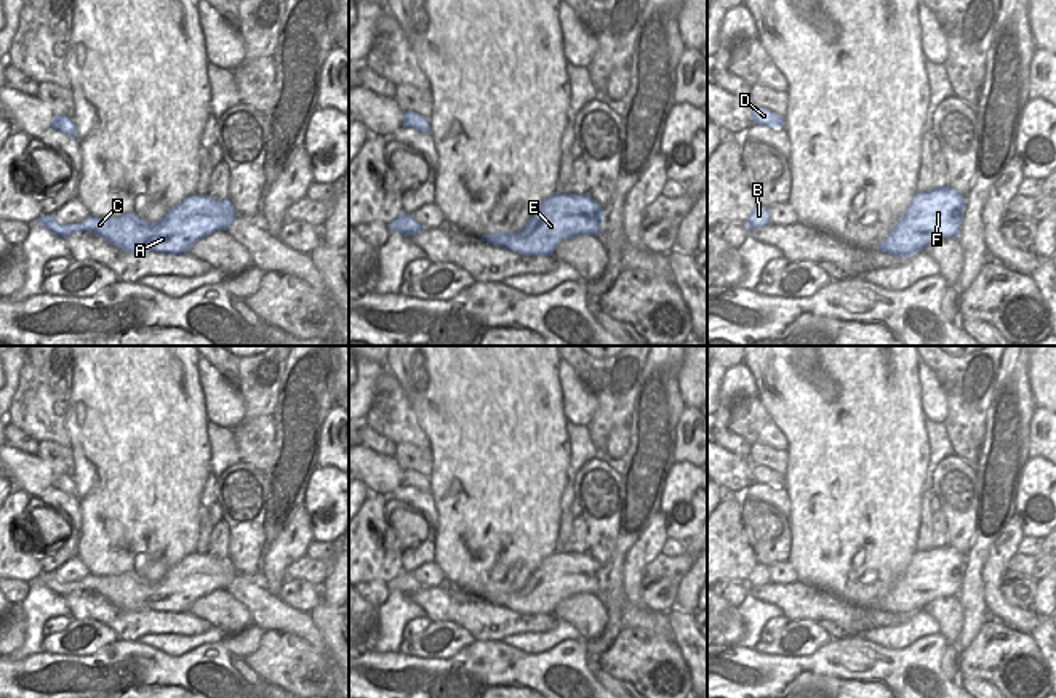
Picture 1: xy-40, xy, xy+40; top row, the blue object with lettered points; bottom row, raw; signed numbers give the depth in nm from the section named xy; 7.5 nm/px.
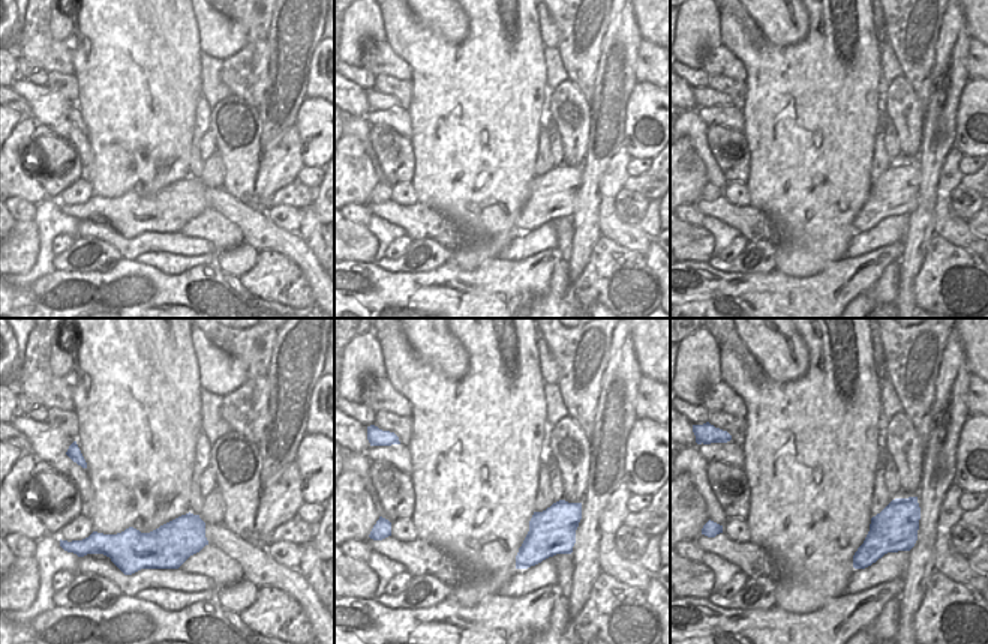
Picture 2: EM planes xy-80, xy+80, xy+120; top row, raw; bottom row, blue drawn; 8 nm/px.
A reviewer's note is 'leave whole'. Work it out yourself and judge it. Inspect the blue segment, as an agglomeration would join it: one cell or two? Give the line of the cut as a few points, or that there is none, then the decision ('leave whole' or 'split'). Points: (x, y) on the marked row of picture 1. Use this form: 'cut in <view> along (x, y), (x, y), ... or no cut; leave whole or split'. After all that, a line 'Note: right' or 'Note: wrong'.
no cut; leave whole
Note: right

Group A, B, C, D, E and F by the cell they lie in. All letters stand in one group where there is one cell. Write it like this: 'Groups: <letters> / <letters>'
Groups: A B C D E F.

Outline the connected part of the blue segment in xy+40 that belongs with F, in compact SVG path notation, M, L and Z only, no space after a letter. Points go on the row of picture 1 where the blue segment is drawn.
M952 187L915 192L902 218L877 250L907 258L938 240L957 237L966 197Z

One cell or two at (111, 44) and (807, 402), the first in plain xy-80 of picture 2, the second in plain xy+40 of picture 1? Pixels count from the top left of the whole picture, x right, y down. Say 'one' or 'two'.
one

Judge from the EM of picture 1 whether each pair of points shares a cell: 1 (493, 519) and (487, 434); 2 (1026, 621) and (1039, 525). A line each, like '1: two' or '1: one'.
1: one
2: two

